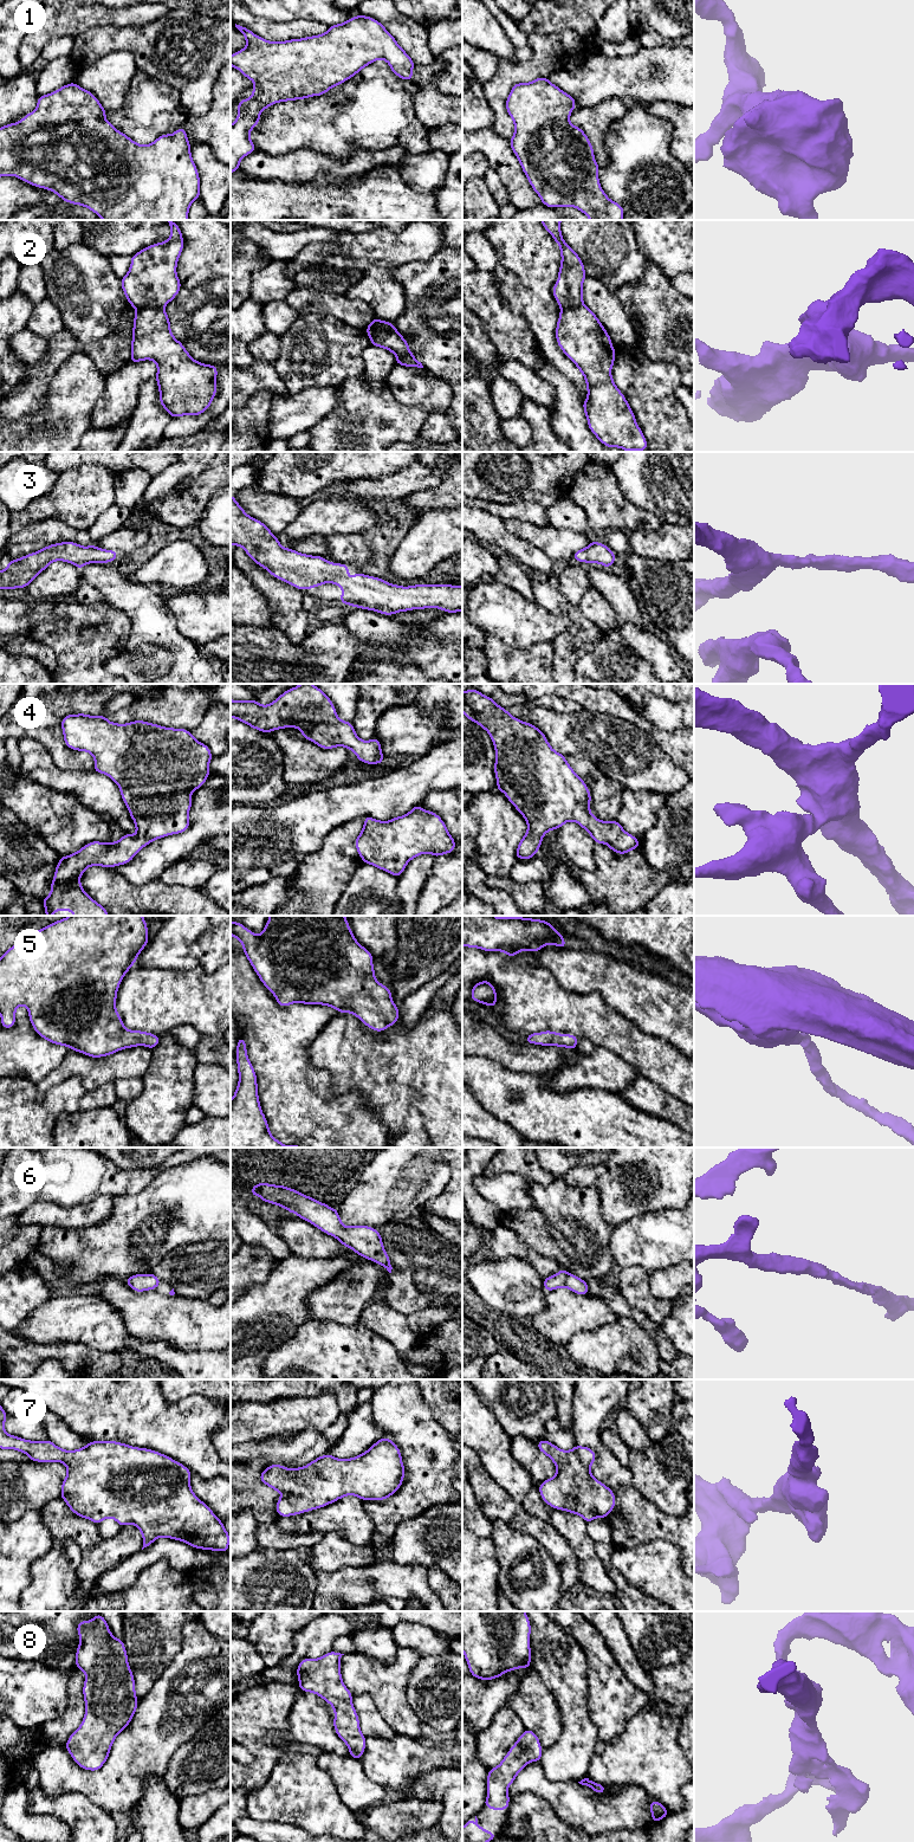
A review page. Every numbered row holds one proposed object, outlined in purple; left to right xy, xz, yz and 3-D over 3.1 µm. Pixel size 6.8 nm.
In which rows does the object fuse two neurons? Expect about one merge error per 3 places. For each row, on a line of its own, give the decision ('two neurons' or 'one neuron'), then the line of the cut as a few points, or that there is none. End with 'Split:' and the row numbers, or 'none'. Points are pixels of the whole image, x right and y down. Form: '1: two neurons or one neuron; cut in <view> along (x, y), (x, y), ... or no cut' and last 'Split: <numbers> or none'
1: one neuron; no cut
2: two neurons; cut in xz along (394, 327), (377, 327), (368, 334)
3: one neuron; no cut
4: one neuron; no cut
5: one neuron; no cut
6: one neuron; no cut
7: one neuron; no cut
8: one neuron; no cut
Split: 2

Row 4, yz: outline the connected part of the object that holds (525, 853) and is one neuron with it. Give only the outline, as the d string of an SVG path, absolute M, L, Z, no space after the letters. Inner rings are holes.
M475 689L462 692L462 712L469 720L488 732L495 750L494 774L497 789L506 795L507 800L526 820L527 832L517 847L516 858L529 860L534 857L540 848L544 835L549 830L559 829L568 821L577 822L590 834L595 844L608 845L617 854L627 854L640 846L641 842L634 835L627 833L617 820L602 821L591 814L589 807L591 795L585 782L576 775L565 756L551 748L546 736L537 726L514 718L507 710L498 705L492 697L484 696Z

